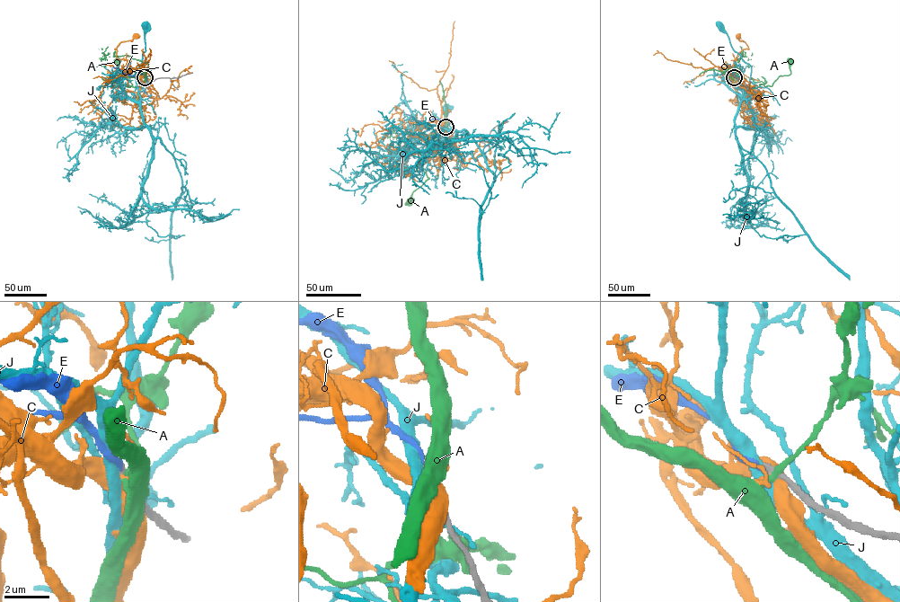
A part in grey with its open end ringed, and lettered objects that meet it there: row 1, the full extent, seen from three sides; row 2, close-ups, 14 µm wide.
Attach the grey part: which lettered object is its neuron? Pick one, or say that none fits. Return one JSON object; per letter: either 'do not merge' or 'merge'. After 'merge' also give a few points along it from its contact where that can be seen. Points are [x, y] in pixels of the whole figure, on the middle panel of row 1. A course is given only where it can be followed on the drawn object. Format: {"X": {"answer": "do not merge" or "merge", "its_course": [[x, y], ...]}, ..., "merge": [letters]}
{"A": {"answer": "do not merge"}, "C": {"answer": "do not merge"}, "E": {"answer": "merge", "its_course": [[445, 127], [416, 120], [404, 114]]}, "J": {"answer": "do not merge"}, "merge": ["E"]}

